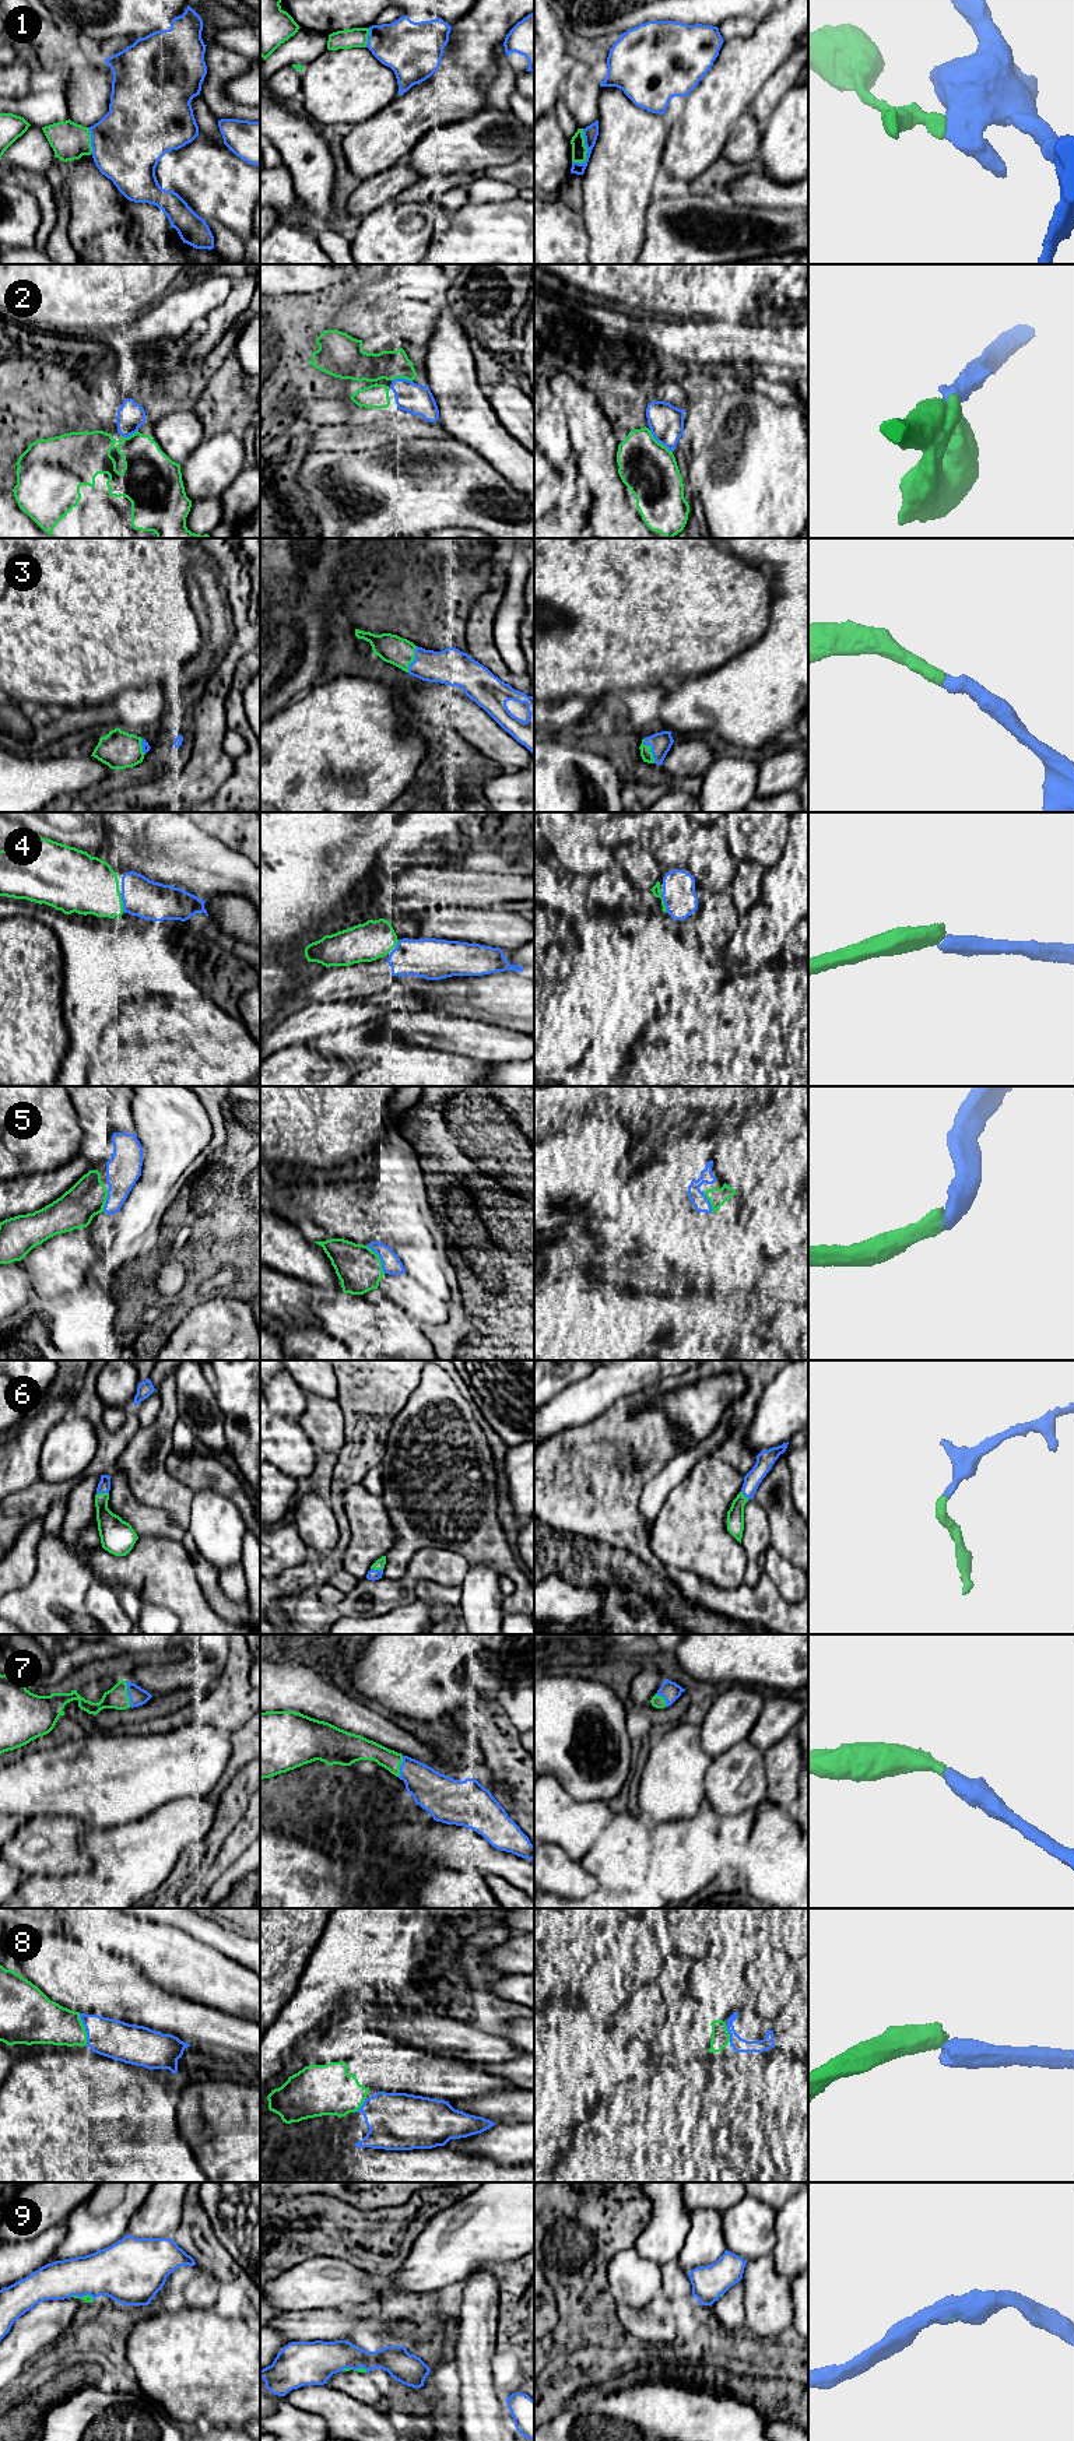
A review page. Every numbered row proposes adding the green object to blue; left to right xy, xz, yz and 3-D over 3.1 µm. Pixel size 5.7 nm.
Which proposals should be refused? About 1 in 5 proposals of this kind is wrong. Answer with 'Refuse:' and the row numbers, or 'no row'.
Refuse: 1

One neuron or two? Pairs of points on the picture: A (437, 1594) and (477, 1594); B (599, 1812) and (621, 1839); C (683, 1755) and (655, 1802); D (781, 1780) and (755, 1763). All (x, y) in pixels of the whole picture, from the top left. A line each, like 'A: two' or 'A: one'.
A: two
B: two
C: one
D: two

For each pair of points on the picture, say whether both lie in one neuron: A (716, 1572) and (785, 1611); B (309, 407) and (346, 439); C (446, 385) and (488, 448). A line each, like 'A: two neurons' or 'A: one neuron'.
A: two neurons
B: one neuron
C: one neuron

